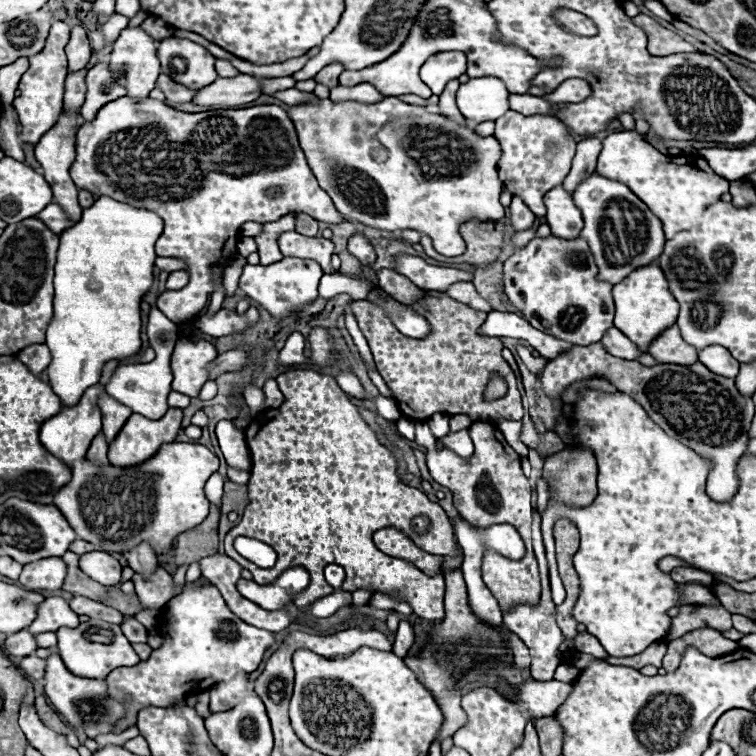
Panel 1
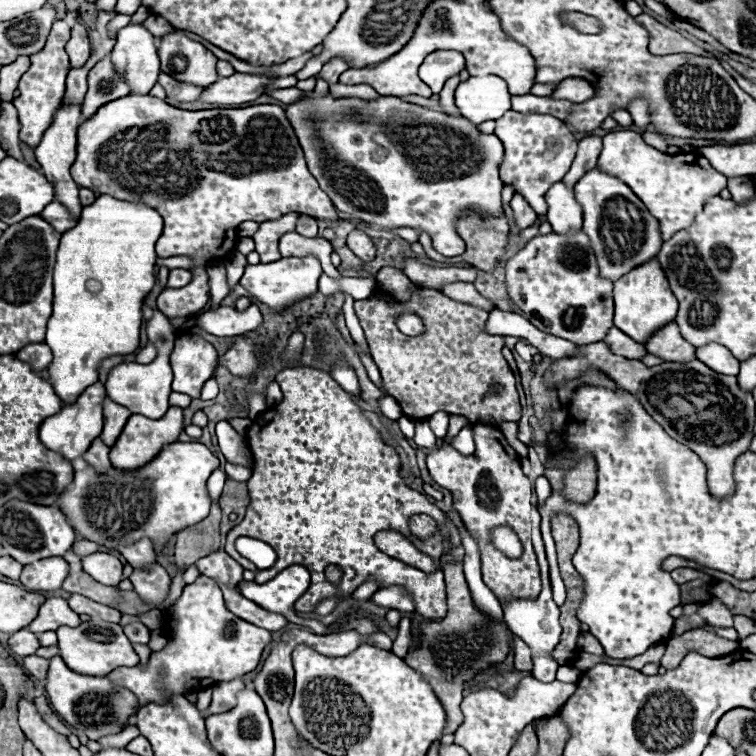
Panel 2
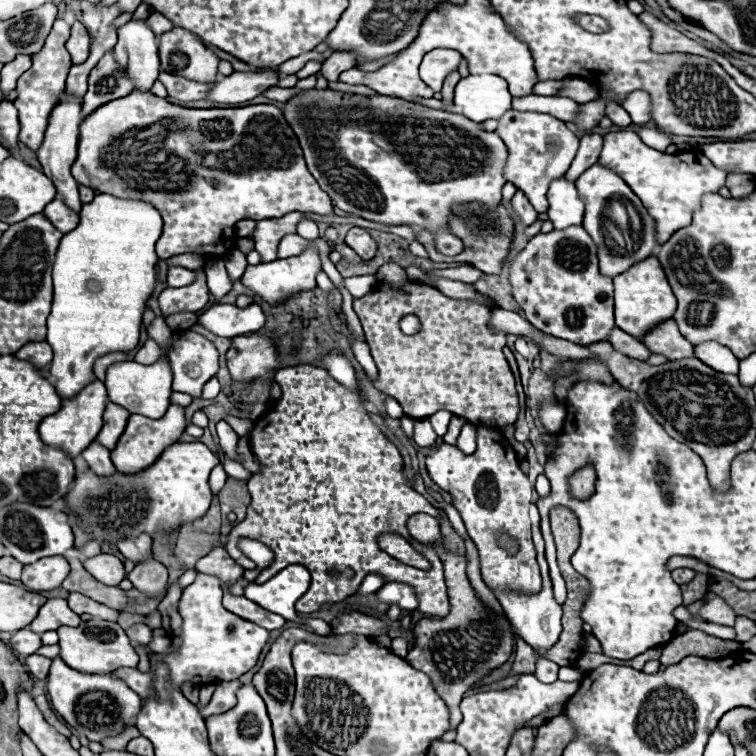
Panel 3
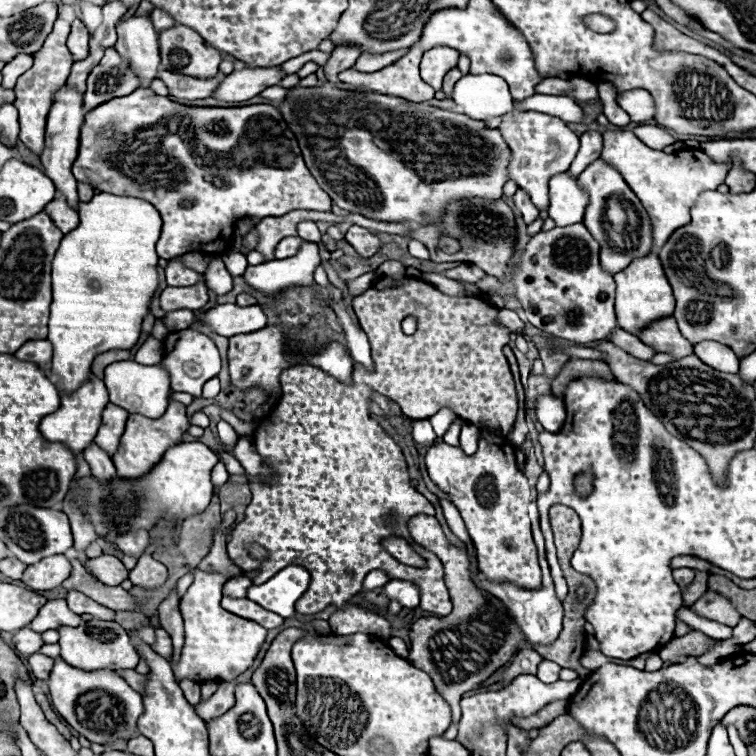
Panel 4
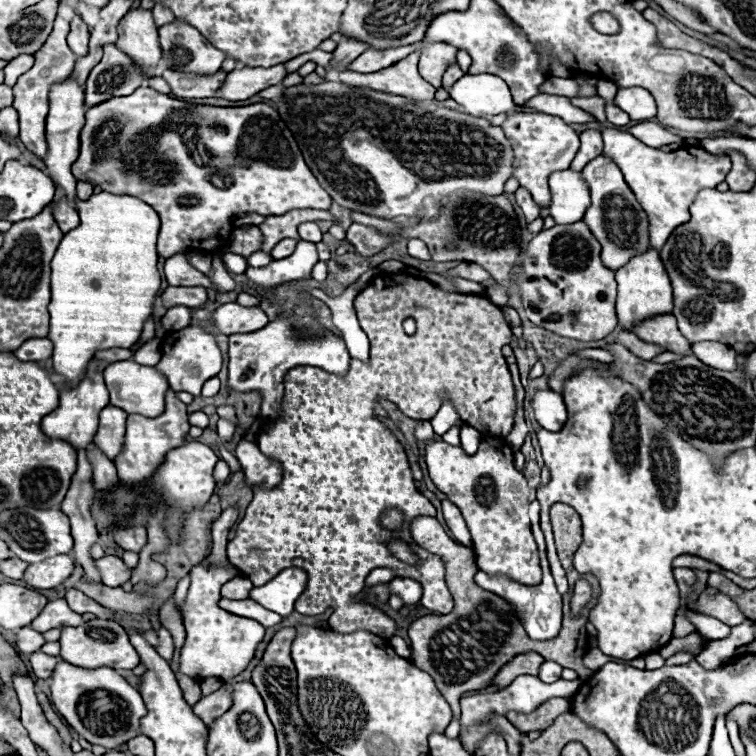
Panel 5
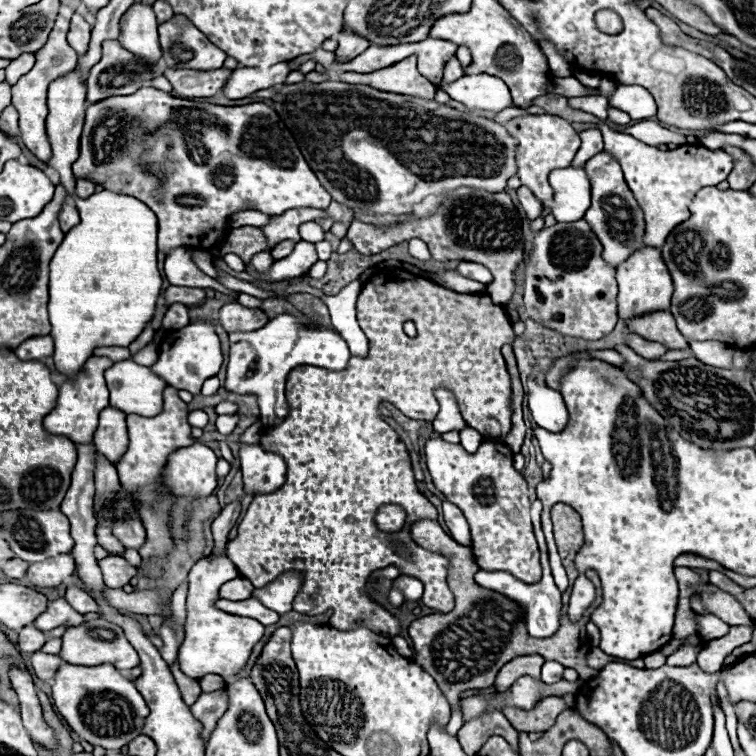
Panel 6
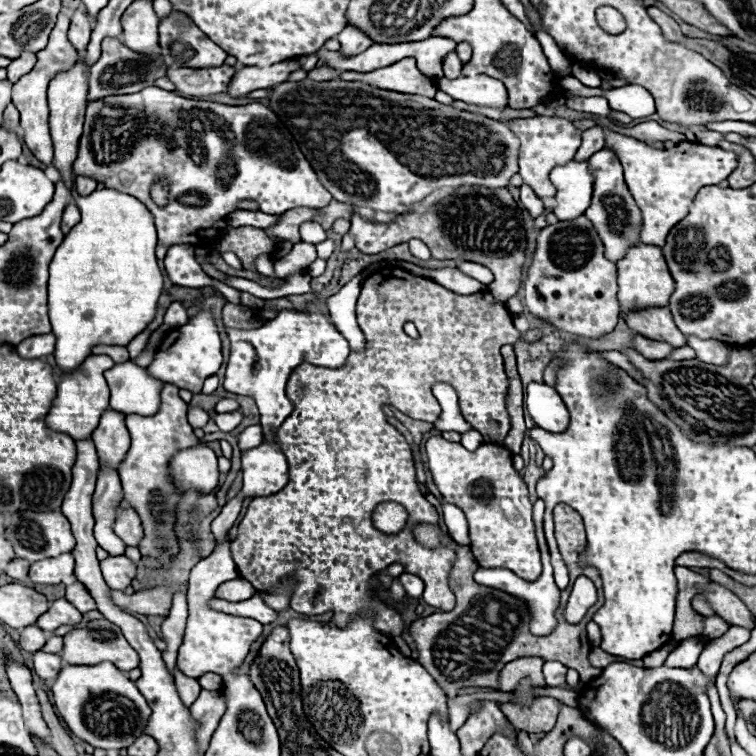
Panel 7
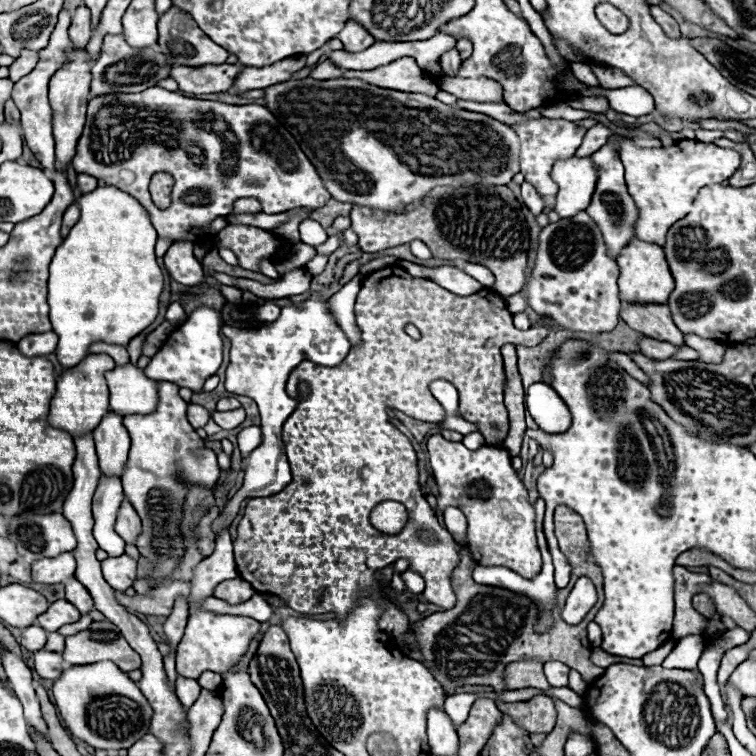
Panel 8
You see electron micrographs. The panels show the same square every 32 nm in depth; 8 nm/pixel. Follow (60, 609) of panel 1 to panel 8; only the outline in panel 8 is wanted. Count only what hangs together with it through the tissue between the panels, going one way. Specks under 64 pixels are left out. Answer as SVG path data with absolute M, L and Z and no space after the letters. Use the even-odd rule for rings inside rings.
M56 600L48 606L48 610L44 614L40 614L38 626L44 628L46 632L56 632L60 626L72 624L78 618L80 618L80 612L76 608L72 608L72 604L68 604L66 600Z

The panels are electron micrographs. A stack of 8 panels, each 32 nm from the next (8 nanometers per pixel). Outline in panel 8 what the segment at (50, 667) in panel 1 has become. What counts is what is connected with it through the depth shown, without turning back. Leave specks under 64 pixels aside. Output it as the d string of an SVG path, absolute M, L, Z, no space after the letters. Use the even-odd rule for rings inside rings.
M110 660L66 668L60 680L54 682L52 694L70 734L96 750L130 748L140 736L148 734L148 724L154 716L150 702L136 682Z

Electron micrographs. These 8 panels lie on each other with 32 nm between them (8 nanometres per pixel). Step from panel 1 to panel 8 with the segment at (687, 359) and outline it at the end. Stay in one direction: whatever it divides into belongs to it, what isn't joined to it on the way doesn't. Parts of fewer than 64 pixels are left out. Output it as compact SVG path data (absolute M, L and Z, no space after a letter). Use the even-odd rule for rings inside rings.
M622 304L622 320L648 338L664 340L670 344L684 344L684 334L676 328L668 304Z

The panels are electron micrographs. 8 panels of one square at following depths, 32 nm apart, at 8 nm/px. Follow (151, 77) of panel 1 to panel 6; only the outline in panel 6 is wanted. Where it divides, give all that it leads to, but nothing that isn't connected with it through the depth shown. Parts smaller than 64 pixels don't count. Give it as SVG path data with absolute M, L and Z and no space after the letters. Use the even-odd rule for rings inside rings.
M134 2L132 8L120 20L120 38L118 42L144 60L148 66L160 60L160 44L158 44L158 22L152 12L152 6L144 2Z

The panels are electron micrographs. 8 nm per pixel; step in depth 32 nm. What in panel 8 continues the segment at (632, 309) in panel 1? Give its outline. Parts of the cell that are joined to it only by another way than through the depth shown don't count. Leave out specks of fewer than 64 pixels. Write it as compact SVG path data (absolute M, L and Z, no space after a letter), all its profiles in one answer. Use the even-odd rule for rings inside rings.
M636 238L636 240L632 240L632 244L628 244L628 248L624 248L624 252L620 252L618 266L620 266L620 278L618 278L620 300L624 300L624 302L652 302L652 304L666 304L668 302L668 296L674 288L674 278L668 270L662 246Z

